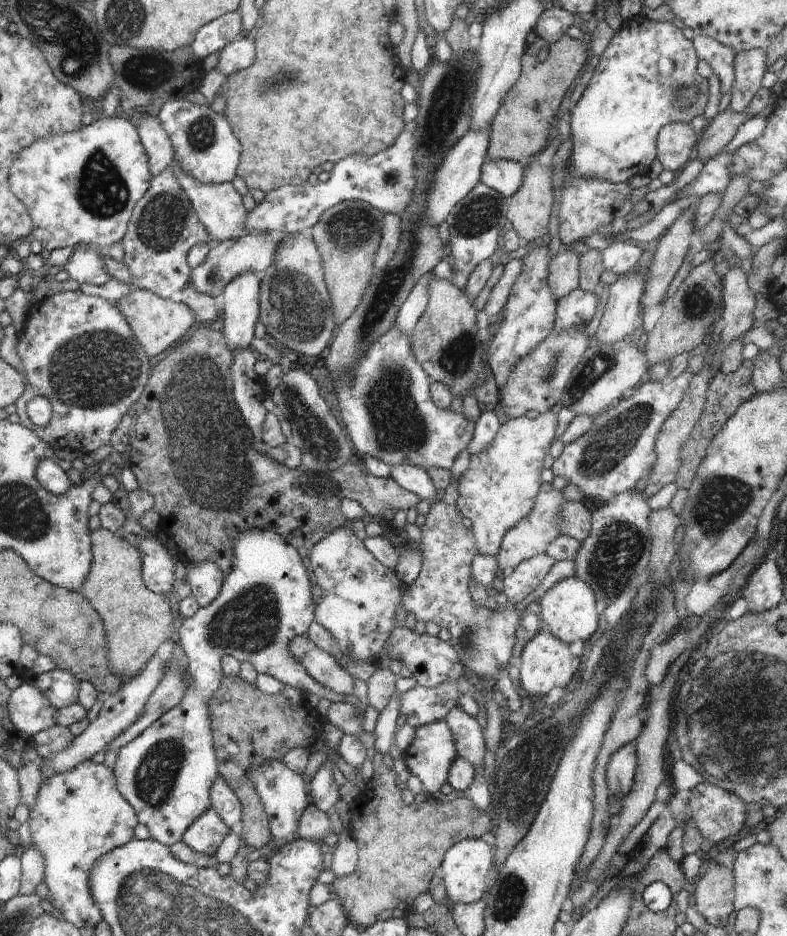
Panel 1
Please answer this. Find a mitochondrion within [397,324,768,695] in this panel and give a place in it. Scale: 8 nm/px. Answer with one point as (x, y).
(619, 551)

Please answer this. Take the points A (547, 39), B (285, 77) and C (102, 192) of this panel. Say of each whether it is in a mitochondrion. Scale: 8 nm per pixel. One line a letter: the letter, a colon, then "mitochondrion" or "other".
A: other
B: mitochondrion
C: mitochondrion

